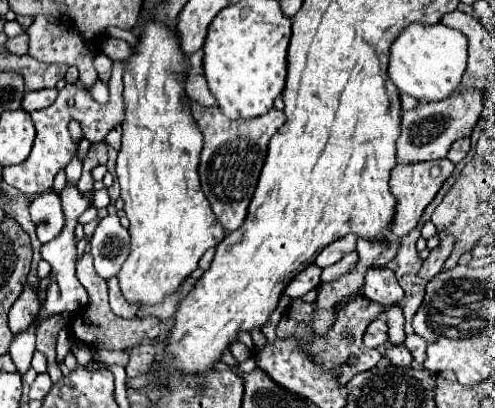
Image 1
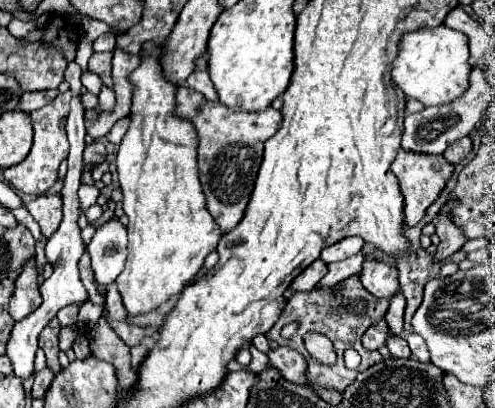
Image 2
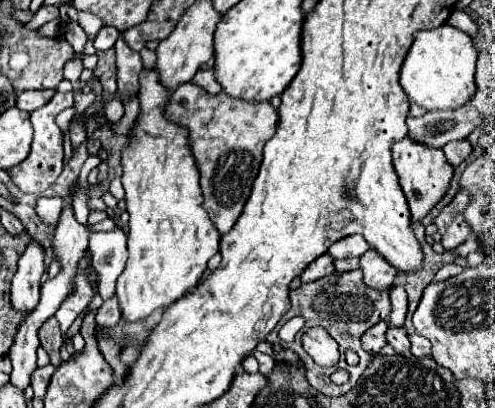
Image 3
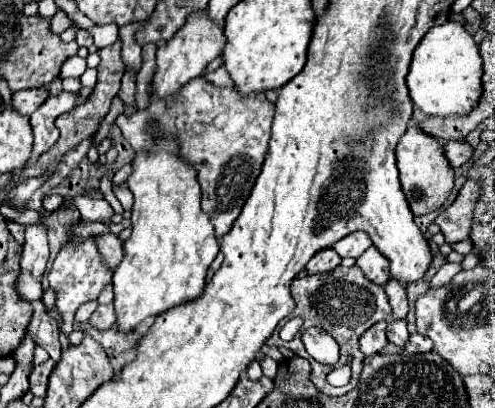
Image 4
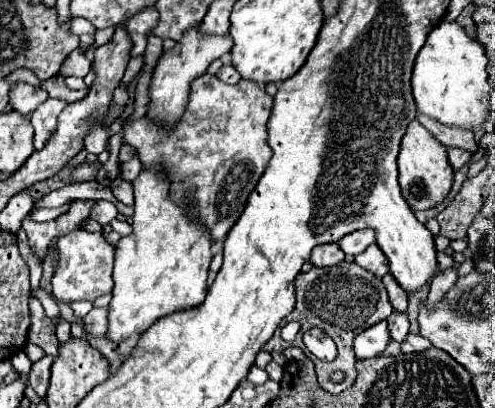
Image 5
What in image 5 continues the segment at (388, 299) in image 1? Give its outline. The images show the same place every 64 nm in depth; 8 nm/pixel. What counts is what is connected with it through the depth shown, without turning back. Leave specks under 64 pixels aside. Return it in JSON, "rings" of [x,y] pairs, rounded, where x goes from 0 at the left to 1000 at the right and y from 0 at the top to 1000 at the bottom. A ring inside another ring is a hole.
{"rings":[[[760,598],[743,603],[731,623],[715,627],[715,642],[747,667],[756,667],[760,676],[776,676],[784,667],[784,642],[776,637],[776,618],[768,618],[768,608]]]}

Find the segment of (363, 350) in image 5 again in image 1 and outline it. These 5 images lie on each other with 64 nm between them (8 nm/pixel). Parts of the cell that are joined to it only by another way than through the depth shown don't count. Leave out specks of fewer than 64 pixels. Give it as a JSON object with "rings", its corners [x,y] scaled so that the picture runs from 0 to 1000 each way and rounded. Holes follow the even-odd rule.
{"rings":[[[760,779],[735,814],[735,848],[739,853],[764,853],[784,833],[784,799],[772,779]]]}

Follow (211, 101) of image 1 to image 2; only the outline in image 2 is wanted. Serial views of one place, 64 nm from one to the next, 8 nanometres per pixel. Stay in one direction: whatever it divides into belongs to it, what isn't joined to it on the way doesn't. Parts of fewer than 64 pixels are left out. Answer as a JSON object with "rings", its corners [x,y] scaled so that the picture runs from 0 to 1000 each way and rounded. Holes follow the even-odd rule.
{"rings":[[[388,176],[388,186],[380,186],[380,196],[376,196],[376,211],[408,225],[420,245],[436,245],[440,240],[440,225],[436,225],[420,176]]]}

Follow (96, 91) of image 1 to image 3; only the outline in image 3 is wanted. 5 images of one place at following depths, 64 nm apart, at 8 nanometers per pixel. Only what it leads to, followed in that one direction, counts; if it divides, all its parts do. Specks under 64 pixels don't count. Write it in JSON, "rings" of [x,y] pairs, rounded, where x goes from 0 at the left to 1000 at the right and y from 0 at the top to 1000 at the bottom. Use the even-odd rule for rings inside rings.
{"rings":[[[234,240],[234,245],[222,245],[222,250],[218,250],[214,289],[218,289],[226,304],[238,304],[238,299],[246,294],[246,284],[251,284],[251,265],[246,265],[242,245],[238,245],[238,240]]]}

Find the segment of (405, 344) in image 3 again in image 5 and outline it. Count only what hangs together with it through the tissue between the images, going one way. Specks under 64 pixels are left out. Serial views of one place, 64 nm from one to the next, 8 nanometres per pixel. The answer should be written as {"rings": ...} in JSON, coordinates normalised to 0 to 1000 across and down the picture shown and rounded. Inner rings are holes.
{"rings":[[[796,760],[796,765],[784,775],[784,799],[788,799],[788,824],[792,824],[792,833],[816,838],[816,828],[824,824],[824,804],[828,804],[824,770]]]}

